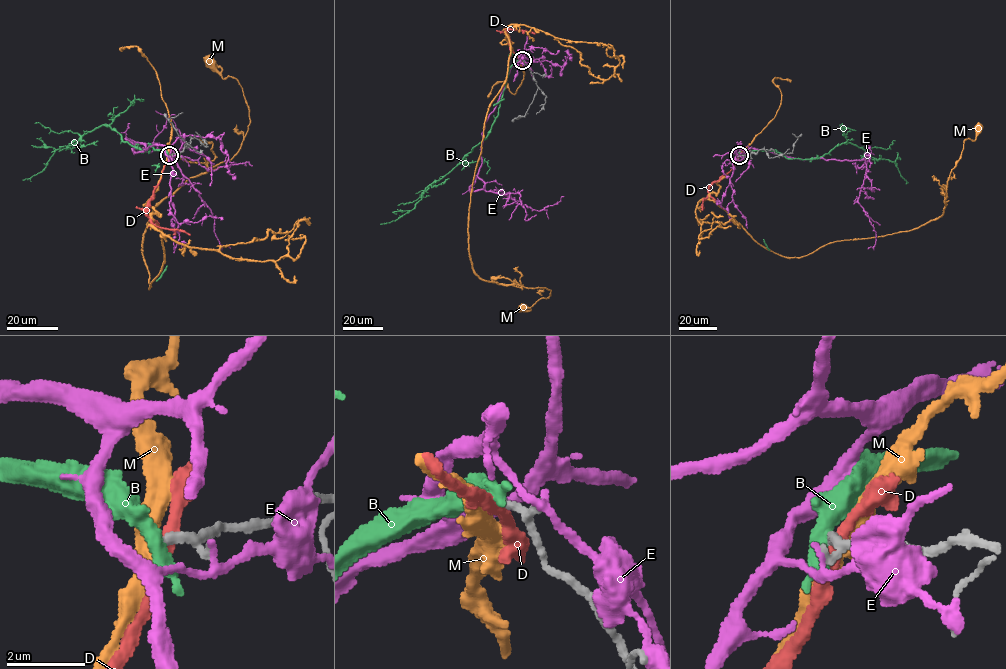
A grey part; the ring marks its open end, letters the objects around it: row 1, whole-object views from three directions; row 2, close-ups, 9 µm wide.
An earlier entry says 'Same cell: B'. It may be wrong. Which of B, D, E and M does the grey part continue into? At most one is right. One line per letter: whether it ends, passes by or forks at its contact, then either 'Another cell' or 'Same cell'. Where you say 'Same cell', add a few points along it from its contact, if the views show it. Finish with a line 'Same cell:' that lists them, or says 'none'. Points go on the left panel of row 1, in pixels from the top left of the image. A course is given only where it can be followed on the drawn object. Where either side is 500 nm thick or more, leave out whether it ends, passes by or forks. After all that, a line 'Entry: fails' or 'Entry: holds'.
B: It passes by. Another cell
D: It passes by. Another cell
E: It passes by. Another cell
M: It passes by. Another cell
Same cell: none
Entry: fails

